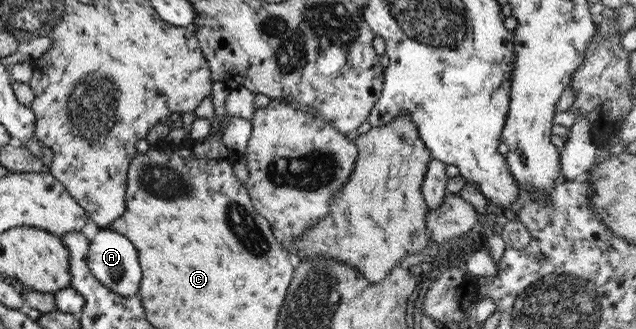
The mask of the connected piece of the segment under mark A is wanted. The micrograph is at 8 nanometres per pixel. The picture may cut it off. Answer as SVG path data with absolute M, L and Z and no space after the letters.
M104 227L99 228L99 231L89 241L89 249L86 253L88 255L87 267L95 279L100 281L102 286L107 286L107 289L115 295L121 297L136 295L142 271L137 265L138 259L133 244L124 235Z

